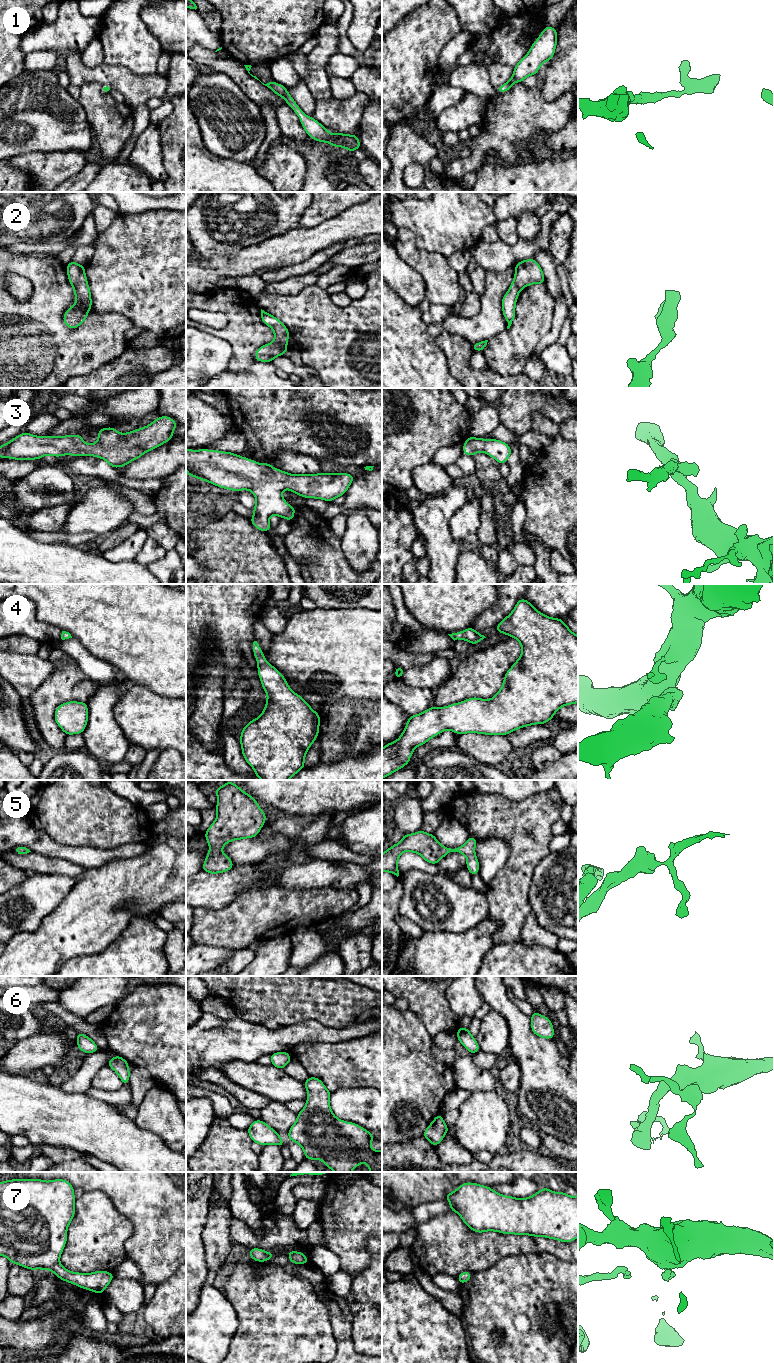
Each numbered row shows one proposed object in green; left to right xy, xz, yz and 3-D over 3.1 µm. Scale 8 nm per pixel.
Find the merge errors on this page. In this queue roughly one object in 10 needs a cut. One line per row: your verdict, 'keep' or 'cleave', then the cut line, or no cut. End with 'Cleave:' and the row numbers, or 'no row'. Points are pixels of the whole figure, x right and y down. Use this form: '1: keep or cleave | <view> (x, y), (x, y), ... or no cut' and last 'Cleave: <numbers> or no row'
1: keep | no cut
2: keep | no cut
3: keep | no cut
4: keep | no cut
5: keep | no cut
6: keep | no cut
7: keep | no cut
Cleave: no row

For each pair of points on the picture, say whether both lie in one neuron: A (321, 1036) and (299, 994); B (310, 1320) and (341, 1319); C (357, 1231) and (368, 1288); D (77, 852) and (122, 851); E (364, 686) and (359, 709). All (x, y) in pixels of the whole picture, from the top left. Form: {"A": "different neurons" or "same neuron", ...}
{"A": "different neurons", "B": "different neurons", "C": "different neurons", "D": "same neuron", "E": "different neurons"}

